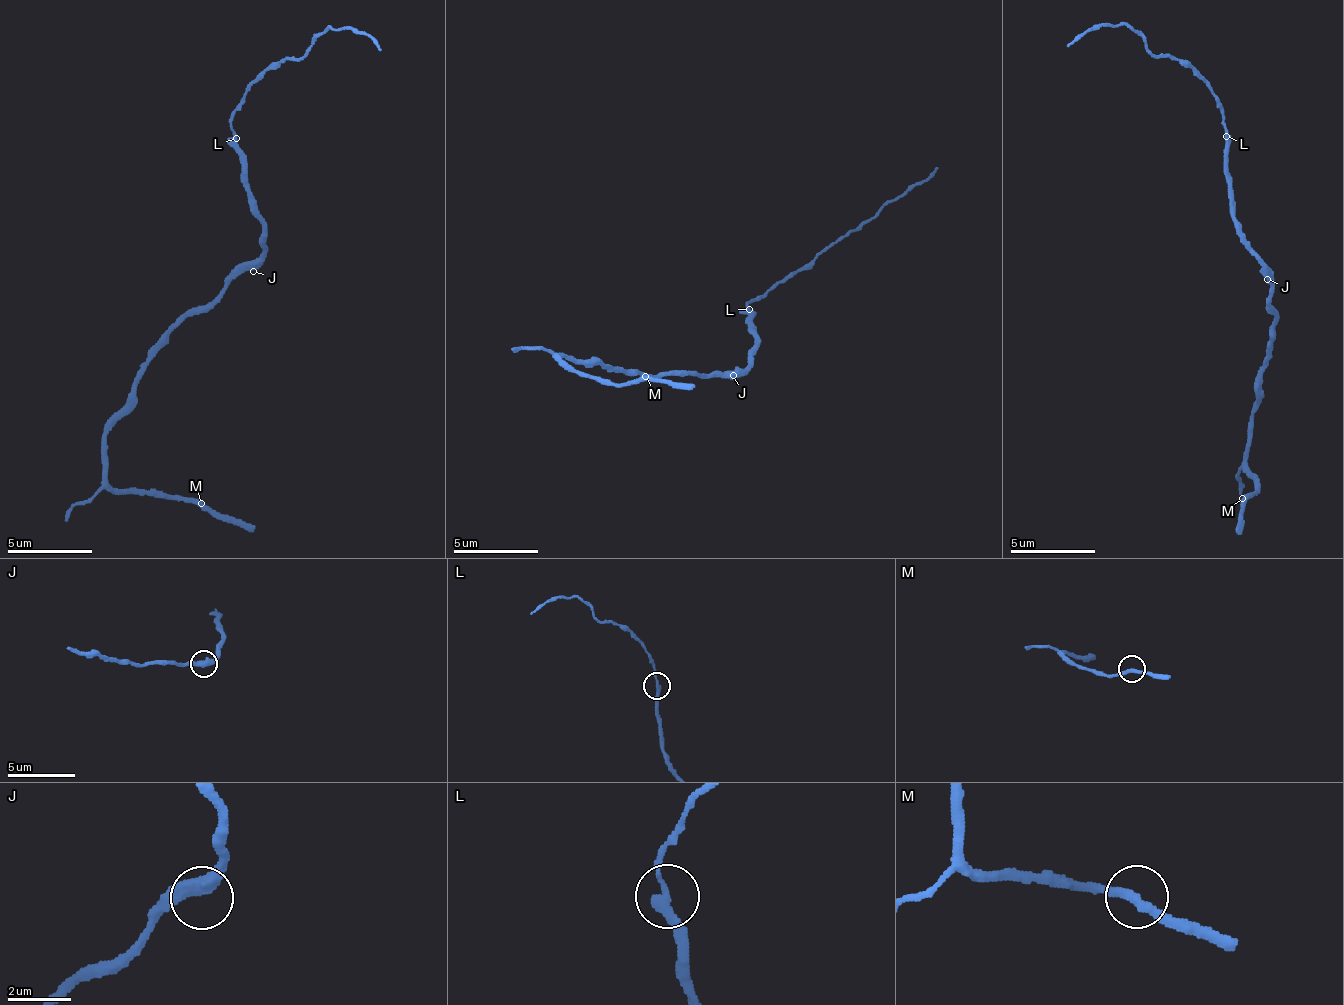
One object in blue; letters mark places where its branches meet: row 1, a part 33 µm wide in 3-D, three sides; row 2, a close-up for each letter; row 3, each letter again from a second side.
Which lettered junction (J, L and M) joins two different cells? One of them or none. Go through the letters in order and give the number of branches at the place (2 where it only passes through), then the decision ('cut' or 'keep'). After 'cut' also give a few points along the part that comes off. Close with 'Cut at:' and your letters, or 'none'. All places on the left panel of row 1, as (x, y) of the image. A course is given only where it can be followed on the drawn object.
J: branches 2; keep
L: branches 2; cut; course (237, 139), (232, 110), (240, 98), (283, 59), (298, 61), (324, 32), (364, 30), (381, 51)
M: branches 2; keep
Cut at: L

